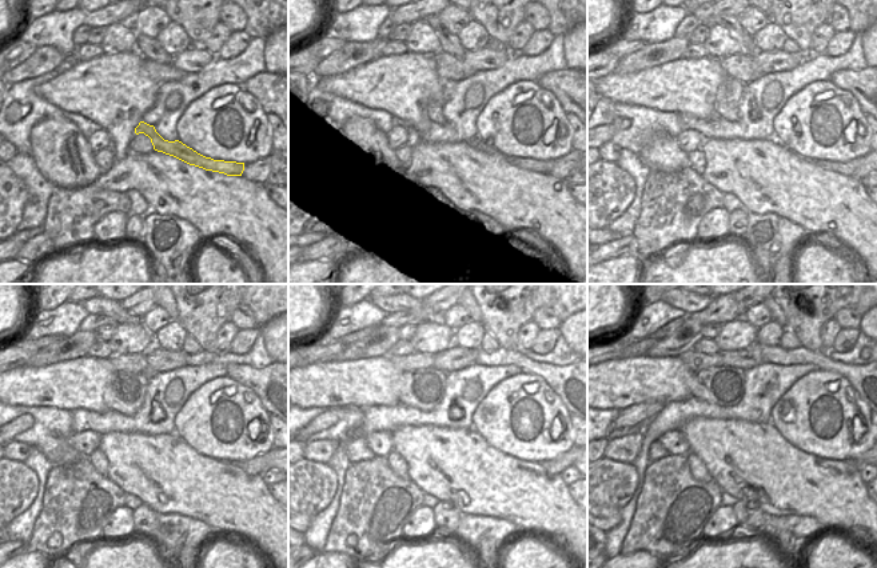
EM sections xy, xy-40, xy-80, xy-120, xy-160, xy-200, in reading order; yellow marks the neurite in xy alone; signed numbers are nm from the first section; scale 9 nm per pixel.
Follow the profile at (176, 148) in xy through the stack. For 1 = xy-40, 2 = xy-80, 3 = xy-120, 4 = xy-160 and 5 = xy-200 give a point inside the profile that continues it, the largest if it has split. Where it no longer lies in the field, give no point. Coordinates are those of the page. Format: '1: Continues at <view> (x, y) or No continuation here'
1: Continues at xy-40 (526, 163)
2: Continues at xy-80 (728, 95)
3: Continues at xy-120 (124, 394)
4: Continues at xy-160 (423, 390)
5: Continues at xy-200 (724, 386)

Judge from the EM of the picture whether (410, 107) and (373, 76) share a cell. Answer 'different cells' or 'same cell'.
same cell

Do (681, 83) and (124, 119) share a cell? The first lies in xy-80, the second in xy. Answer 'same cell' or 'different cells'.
same cell

